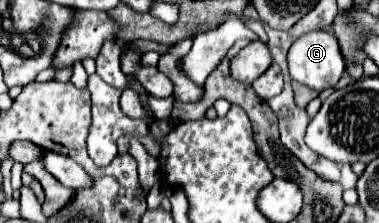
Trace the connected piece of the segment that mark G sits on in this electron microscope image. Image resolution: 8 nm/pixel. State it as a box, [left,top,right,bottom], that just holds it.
[287,29,345,91]

